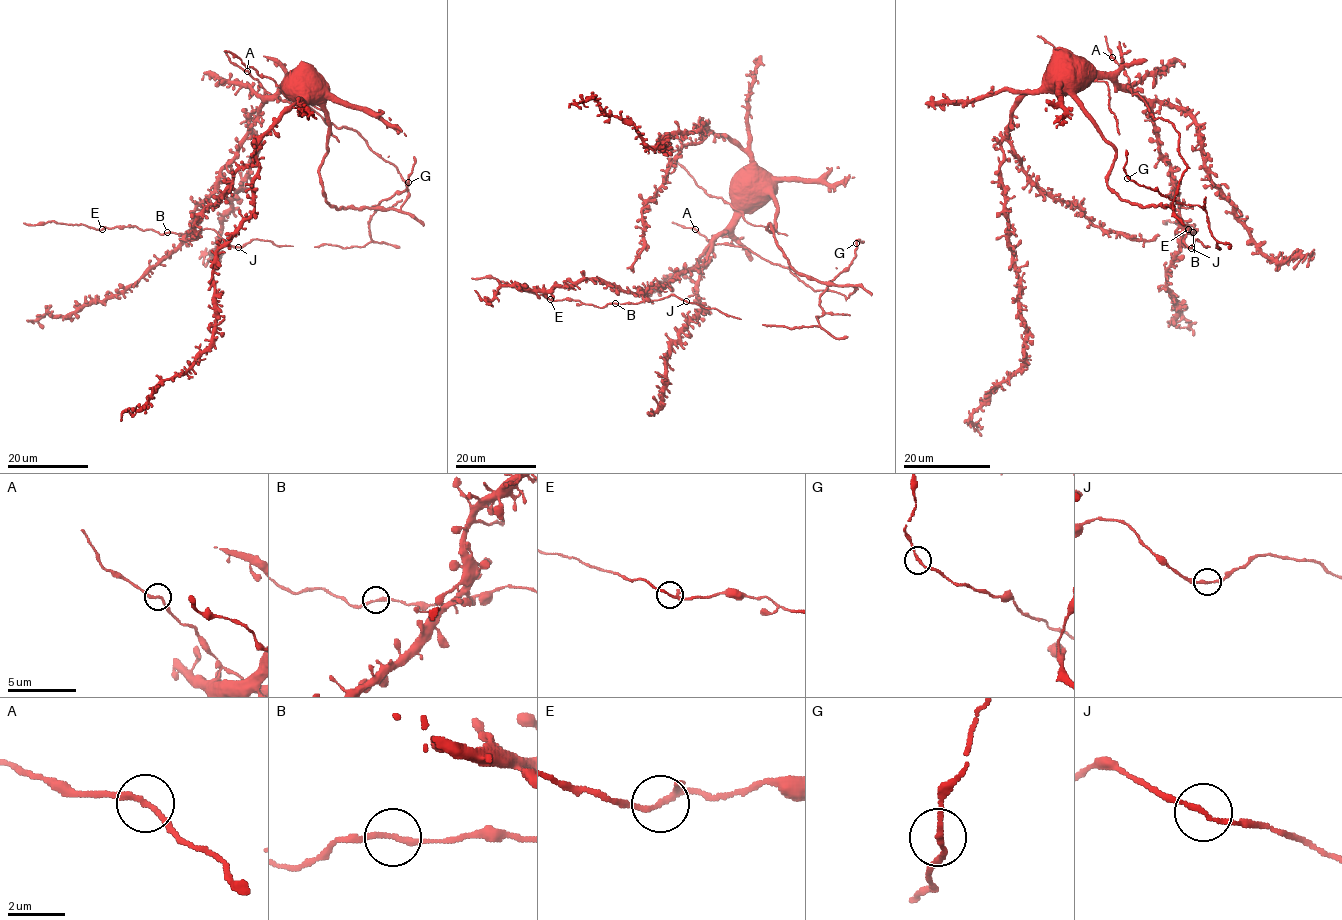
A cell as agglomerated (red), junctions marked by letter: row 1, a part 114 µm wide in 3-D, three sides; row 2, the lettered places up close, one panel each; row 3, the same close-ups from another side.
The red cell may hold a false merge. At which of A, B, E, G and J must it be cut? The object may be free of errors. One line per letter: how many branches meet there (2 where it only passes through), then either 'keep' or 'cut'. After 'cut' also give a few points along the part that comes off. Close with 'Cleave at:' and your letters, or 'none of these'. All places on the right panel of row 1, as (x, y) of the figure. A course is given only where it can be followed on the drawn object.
A: 2 | keep
B: 2 | keep
E: 2 | keep
G: 2 | keep
J: 2 | keep
Cleave at: none of these

